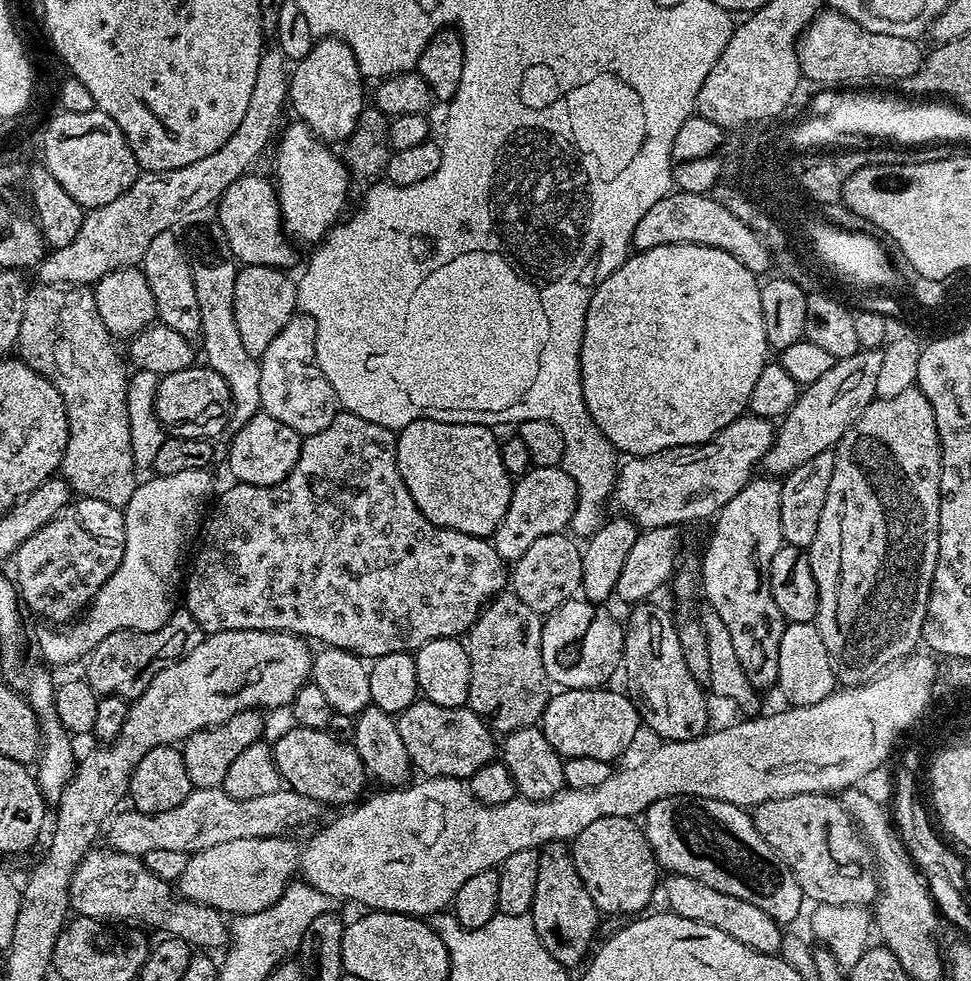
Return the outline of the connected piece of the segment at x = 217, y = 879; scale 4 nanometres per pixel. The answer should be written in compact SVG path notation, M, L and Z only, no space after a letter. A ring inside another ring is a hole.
M262 836L259 840L235 840L234 842L222 842L218 846L210 846L206 850L189 855L186 870L180 875L178 881L178 887L180 887L180 891L178 888L179 895L183 897L183 899L190 900L195 904L208 905L212 908L216 908L217 911L223 914L229 914L229 912L232 912L231 914L235 914L236 916L249 916L255 912L266 910L271 904L276 904L278 902L278 898L283 896L285 888L288 887L290 881L295 877L292 875L296 872L296 848L286 839L288 838L281 838L279 836Z

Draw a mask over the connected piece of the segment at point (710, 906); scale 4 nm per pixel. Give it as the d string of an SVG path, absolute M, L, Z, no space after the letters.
M675 874L663 877L662 896L663 892L668 899L667 907L674 914L690 918L690 922L706 922L706 926L714 926L714 930L722 930L722 934L730 934L730 938L757 948L759 952L779 953L782 928L774 918L770 918L770 914L766 914L766 910L758 910L758 906L750 906L750 902L722 894L694 878Z

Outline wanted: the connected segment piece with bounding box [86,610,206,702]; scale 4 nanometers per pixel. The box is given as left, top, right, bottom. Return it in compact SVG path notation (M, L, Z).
M187 610L173 611L171 618L153 632L115 632L102 638L102 642L98 642L98 646L88 653L87 682L96 691L97 697L120 696L123 700L134 701L159 672L190 654L194 646L204 641L205 635Z

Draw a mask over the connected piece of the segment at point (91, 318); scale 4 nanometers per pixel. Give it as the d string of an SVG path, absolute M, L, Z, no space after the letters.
M55 283L33 287L22 314L20 333L16 339L19 359L31 366L42 378L56 387L68 419L68 441L58 469L77 497L101 500L123 509L130 502L138 483L138 465L132 453L130 418L128 417L129 365L116 353L114 337L106 330L106 322L98 314L96 293L88 286L57 286Z

